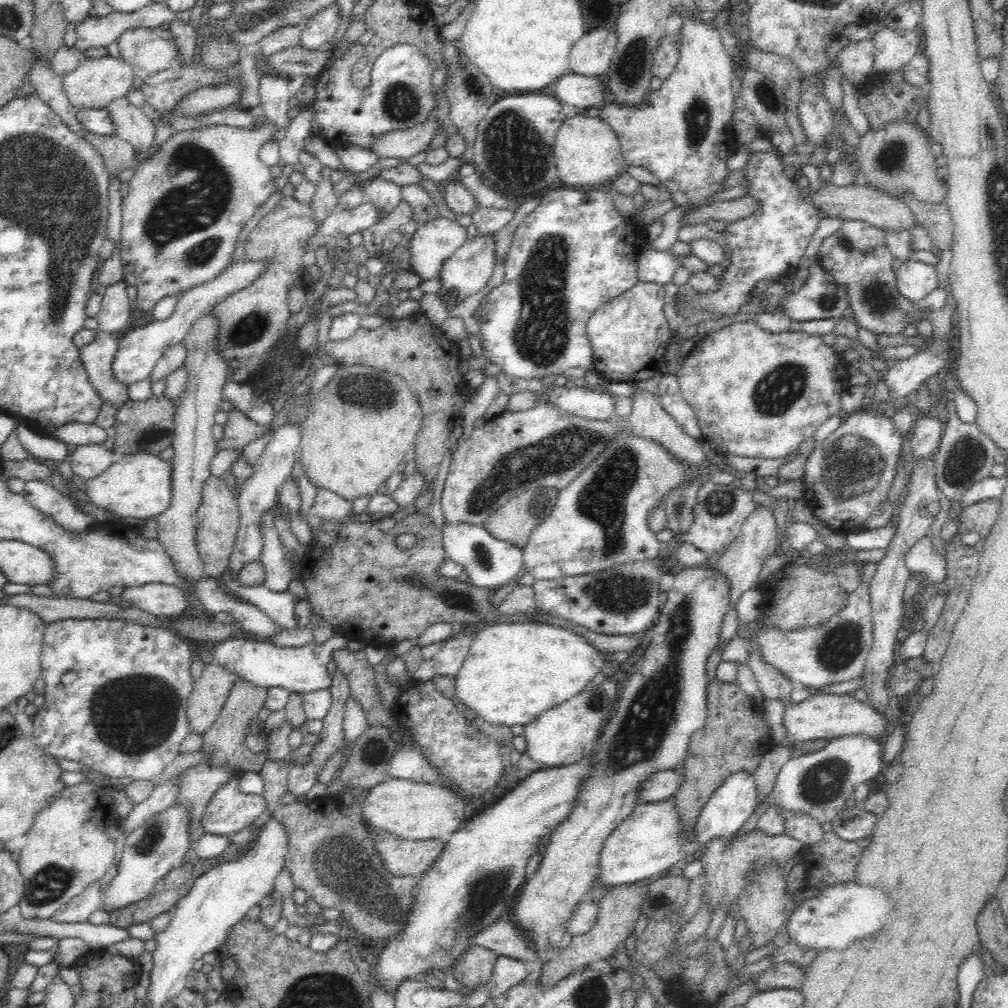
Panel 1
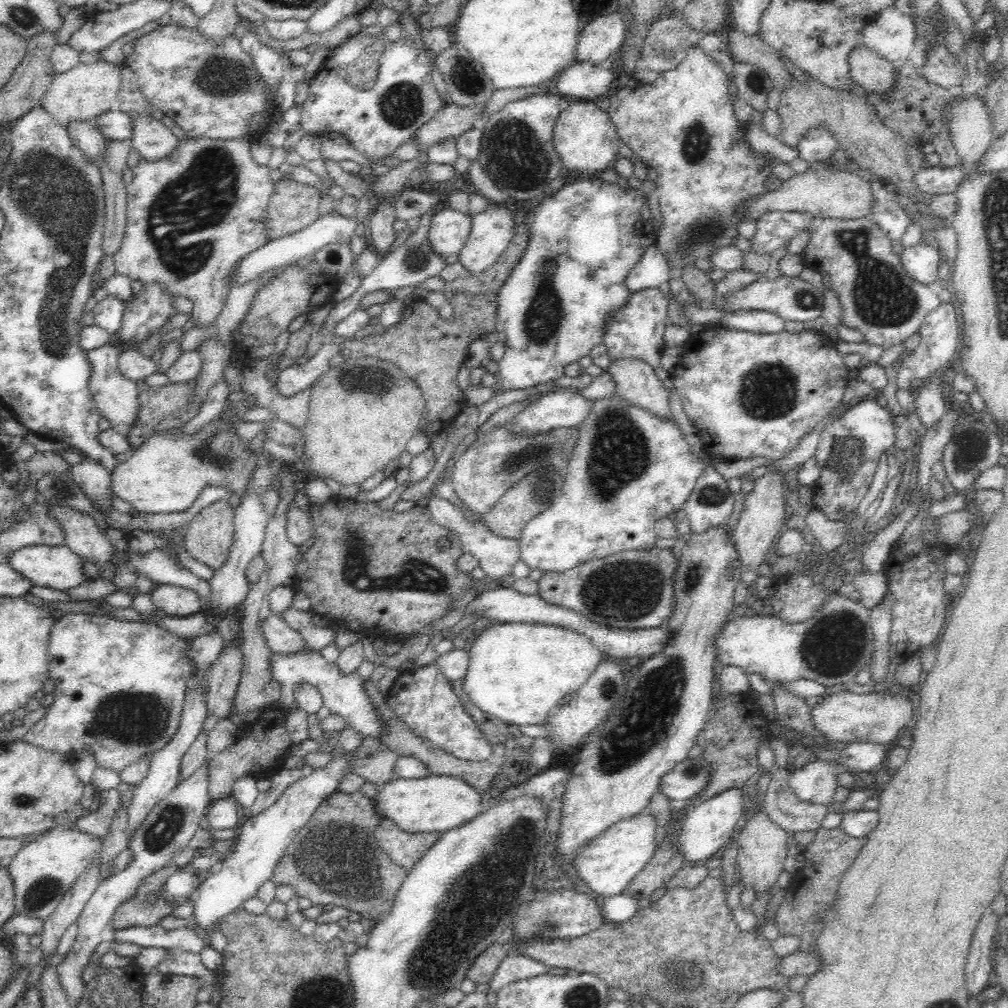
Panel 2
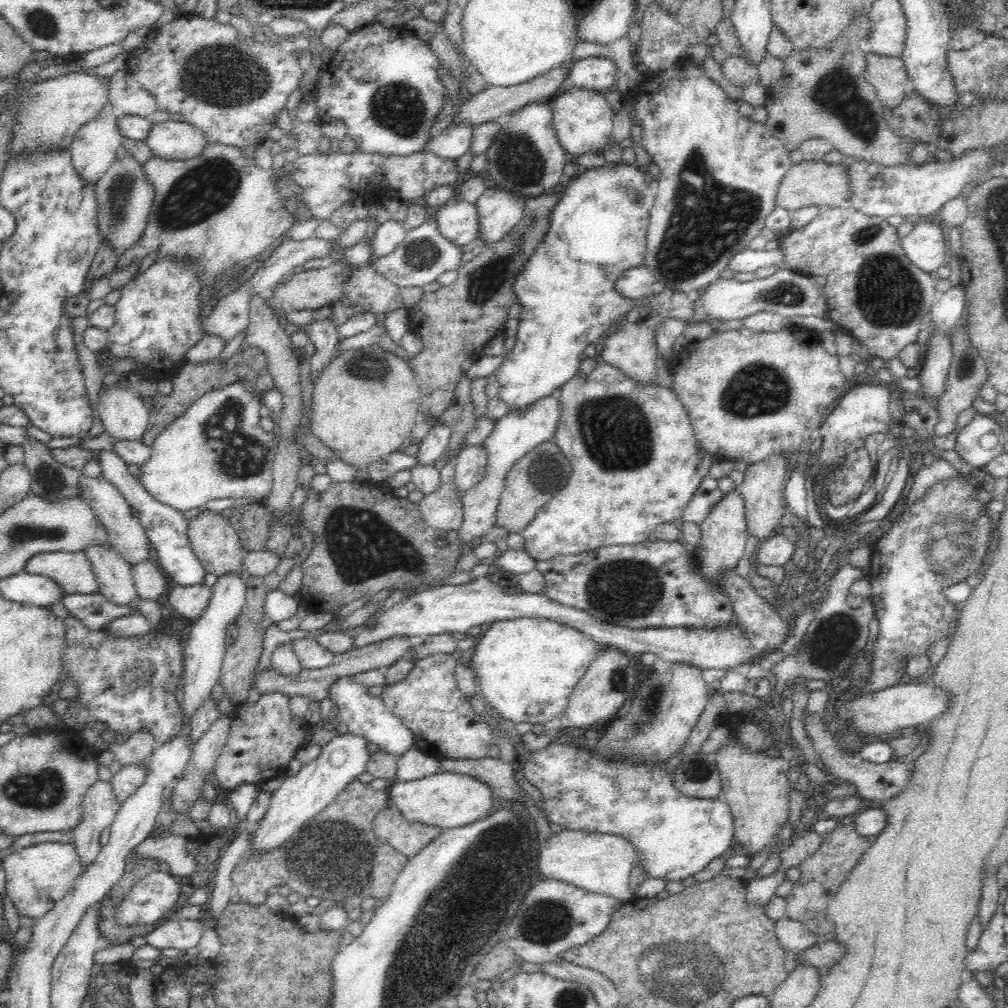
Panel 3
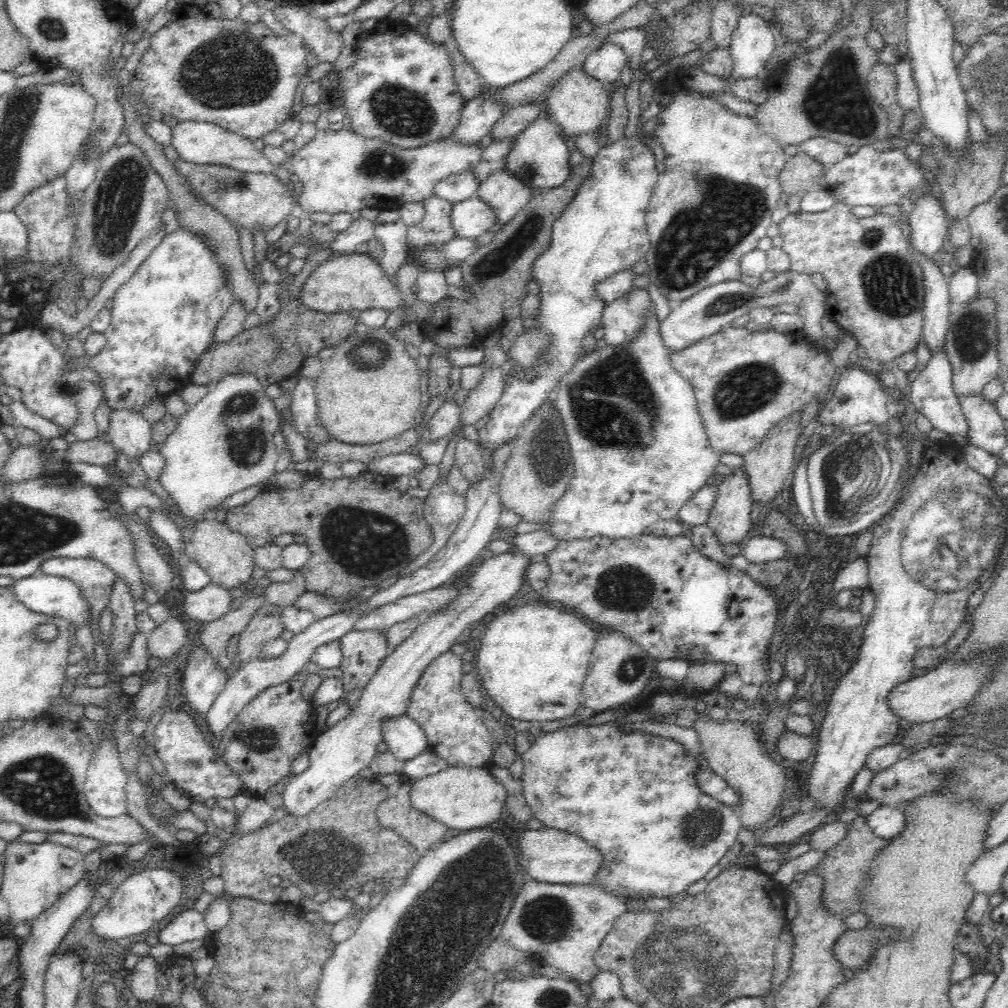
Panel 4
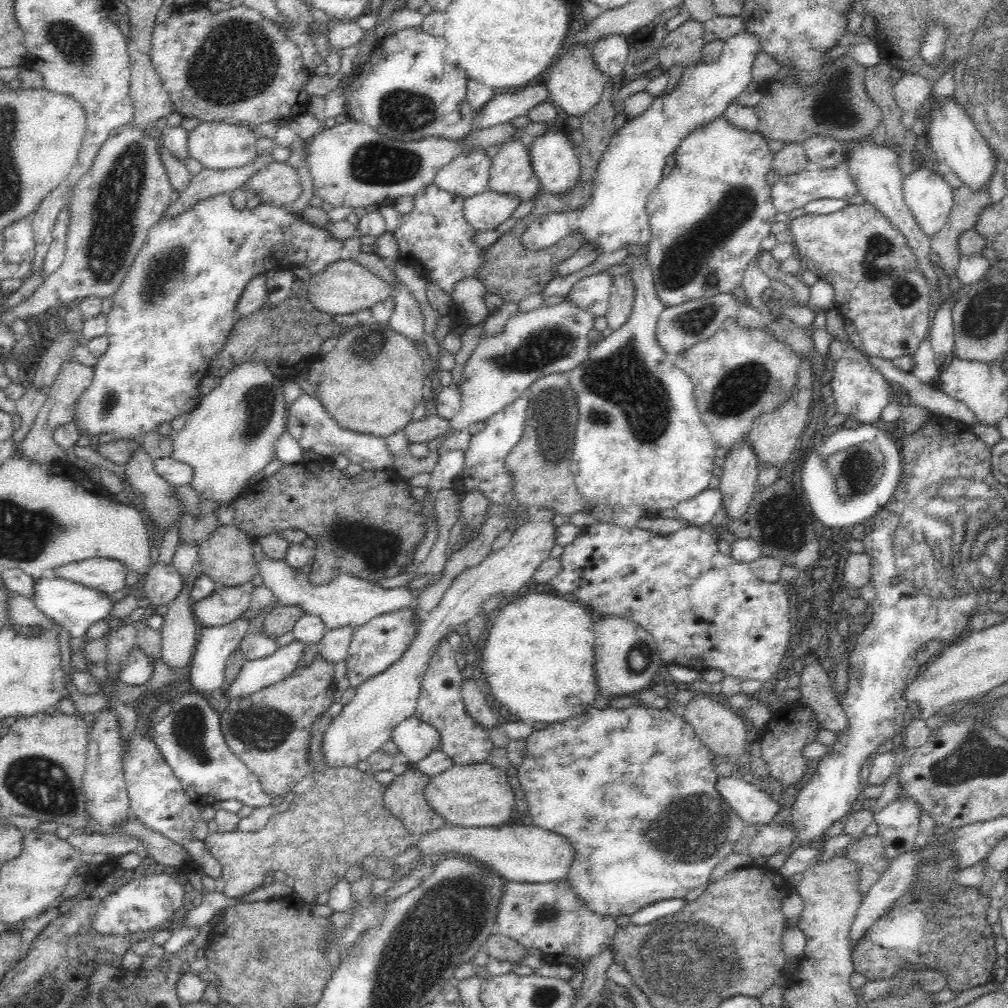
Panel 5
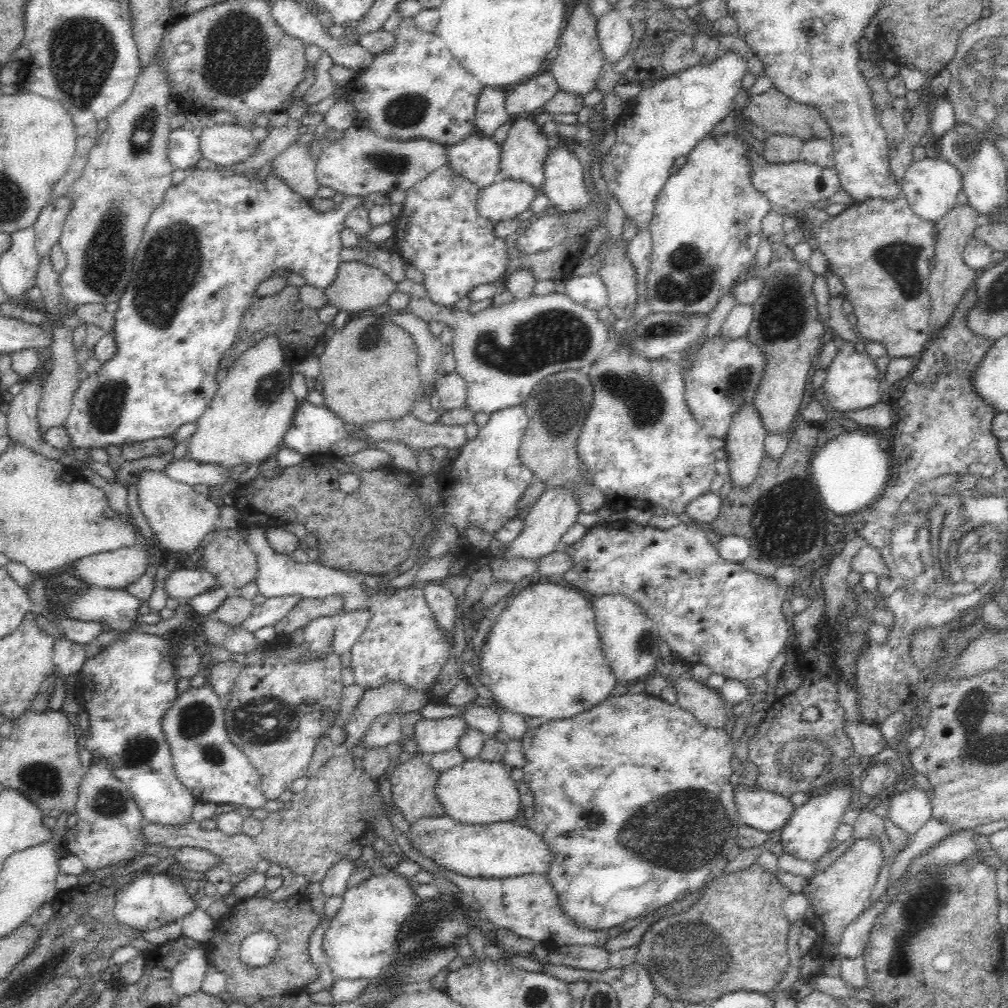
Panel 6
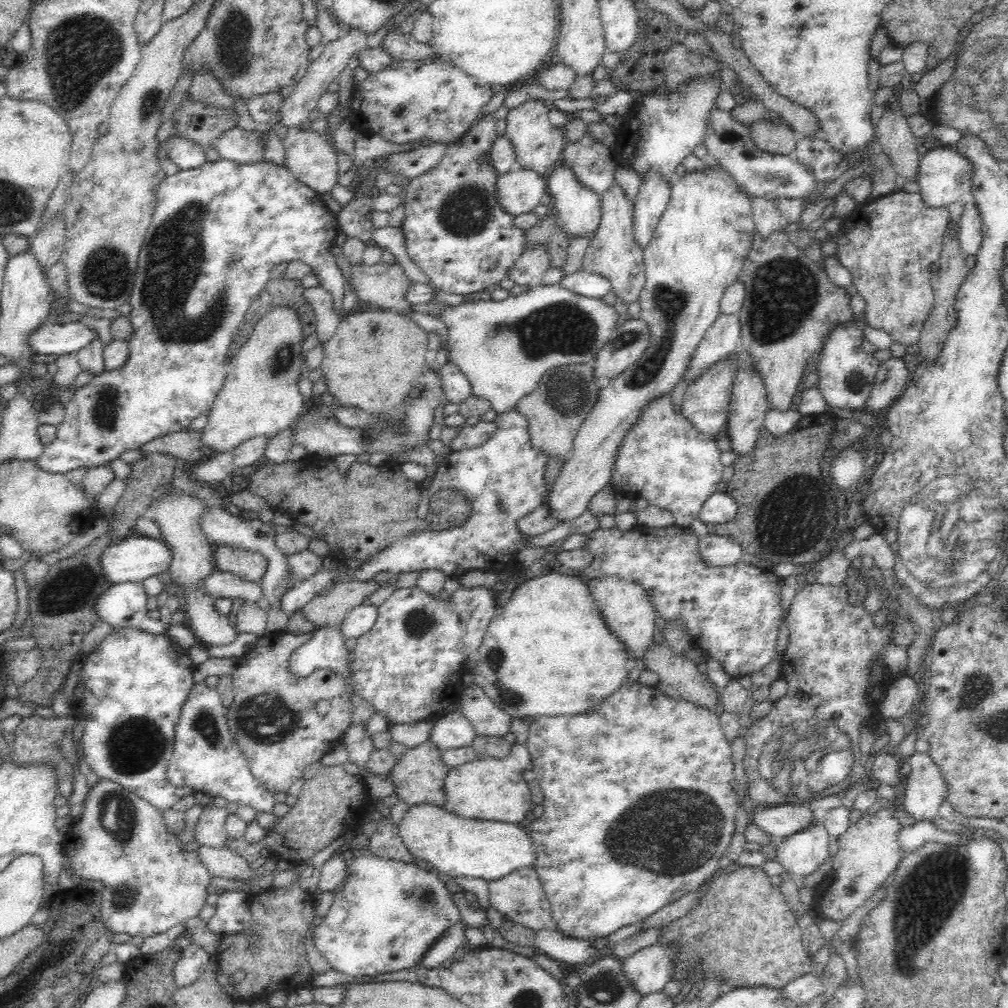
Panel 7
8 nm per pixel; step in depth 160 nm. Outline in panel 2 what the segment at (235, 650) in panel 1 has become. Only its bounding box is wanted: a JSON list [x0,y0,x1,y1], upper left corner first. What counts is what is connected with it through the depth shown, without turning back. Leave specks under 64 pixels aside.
[266,646,382,740]

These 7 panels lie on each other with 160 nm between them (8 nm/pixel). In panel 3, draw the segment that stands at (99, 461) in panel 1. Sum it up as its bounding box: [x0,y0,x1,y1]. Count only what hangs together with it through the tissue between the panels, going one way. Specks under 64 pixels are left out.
[79,472,153,564]

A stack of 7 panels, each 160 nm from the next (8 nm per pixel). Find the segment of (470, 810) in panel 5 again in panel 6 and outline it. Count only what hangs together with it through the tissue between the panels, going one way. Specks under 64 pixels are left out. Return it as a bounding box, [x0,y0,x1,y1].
[434,756,522,825]

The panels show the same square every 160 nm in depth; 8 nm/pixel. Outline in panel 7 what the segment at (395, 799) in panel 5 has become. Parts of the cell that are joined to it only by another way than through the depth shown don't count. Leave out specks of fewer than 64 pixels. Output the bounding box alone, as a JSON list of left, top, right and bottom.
[390,740,451,808]

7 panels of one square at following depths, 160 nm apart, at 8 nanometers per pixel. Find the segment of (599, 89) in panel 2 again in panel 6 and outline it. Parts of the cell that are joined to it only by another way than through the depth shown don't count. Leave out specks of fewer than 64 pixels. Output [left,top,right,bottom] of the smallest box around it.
[596,11,633,64]

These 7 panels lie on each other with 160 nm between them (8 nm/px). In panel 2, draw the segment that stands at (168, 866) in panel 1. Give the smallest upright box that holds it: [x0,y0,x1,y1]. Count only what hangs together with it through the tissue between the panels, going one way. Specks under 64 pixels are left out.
[57,763,210,1004]

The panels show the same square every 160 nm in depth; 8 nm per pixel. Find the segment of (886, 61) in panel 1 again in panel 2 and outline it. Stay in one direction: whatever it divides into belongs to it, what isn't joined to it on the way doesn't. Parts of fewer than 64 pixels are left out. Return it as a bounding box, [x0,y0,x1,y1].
[862,6,916,64]

